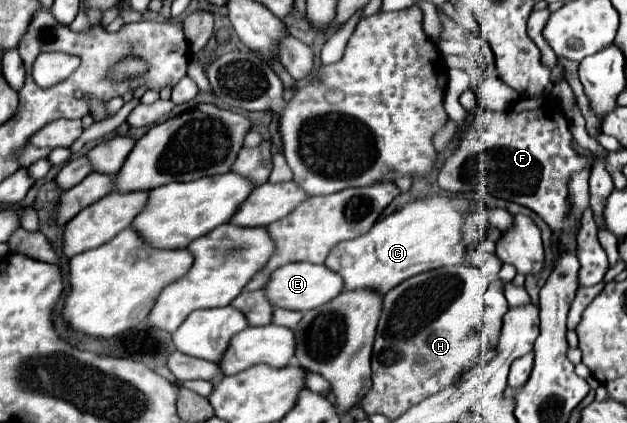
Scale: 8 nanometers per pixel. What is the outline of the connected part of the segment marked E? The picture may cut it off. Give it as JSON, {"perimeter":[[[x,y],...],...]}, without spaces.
{"perimeter":[[[310,262],[286,264],[284,268],[278,268],[272,274],[272,280],[266,284],[266,294],[276,308],[288,308],[288,310],[300,310],[300,312],[318,308],[320,304],[334,300],[342,292],[344,292],[344,280],[340,274],[332,272],[324,264],[310,264]]]}

